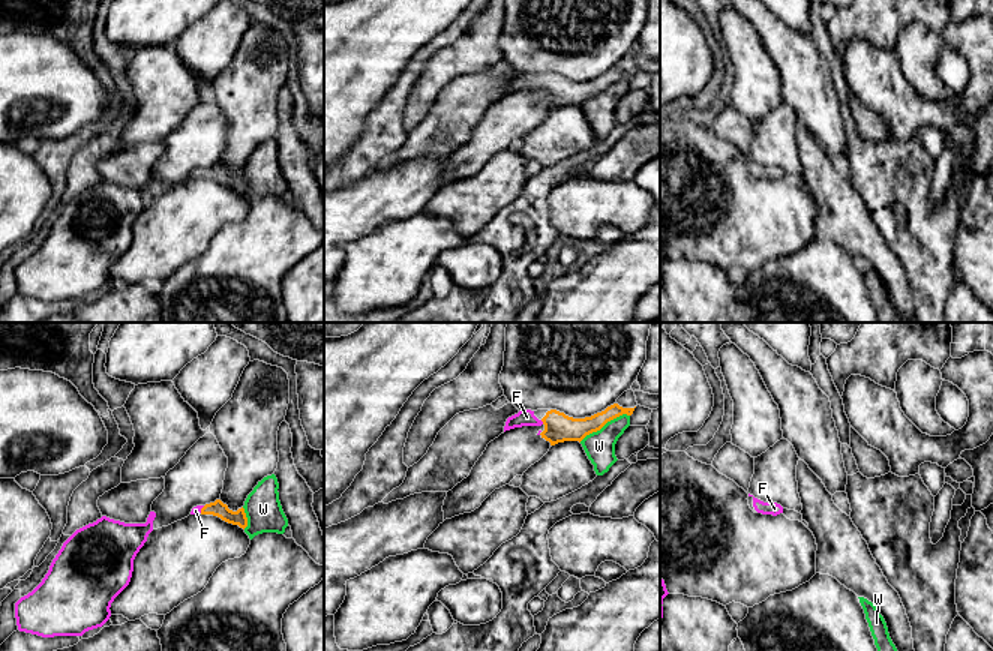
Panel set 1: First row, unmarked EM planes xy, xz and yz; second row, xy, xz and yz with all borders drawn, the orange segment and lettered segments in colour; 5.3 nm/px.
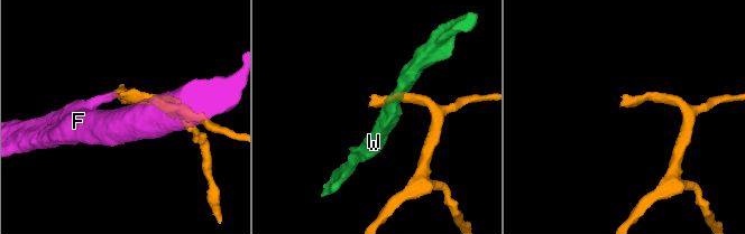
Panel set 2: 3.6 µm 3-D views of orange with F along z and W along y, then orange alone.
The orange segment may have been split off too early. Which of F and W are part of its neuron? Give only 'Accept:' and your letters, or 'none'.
Accept: F

